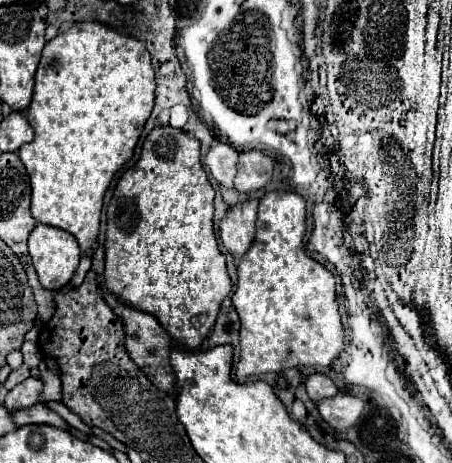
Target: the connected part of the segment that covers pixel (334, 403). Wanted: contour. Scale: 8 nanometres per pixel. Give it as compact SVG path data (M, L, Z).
M337 393L331 399L319 401L317 407L319 407L321 417L333 429L347 431L347 429L351 429L359 421L359 417L361 417L361 413L365 409L365 403L359 397L345 395L345 393Z

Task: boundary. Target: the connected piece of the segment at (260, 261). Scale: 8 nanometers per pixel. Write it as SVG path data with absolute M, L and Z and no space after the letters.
M275 191L259 201L257 231L251 249L239 259L239 283L233 293L233 305L241 319L241 359L237 363L237 381L261 373L279 373L291 367L327 367L345 347L345 331L335 293L335 277L321 263L311 259L303 247L305 237L305 199L297 193Z

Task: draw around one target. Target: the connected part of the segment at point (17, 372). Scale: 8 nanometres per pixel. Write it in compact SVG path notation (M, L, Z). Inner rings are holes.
M21 365L19 369L13 369L13 371L11 371L11 375L9 375L7 381L5 381L5 387L7 387L7 389L13 389L17 383L25 381L27 377L29 377L29 367L27 367L27 365Z

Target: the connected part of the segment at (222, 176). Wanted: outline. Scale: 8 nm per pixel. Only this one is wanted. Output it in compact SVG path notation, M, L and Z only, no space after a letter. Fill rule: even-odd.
M215 141L211 145L211 151L207 153L207 159L205 159L211 175L225 189L233 189L237 161L239 161L239 151L235 151L231 145L221 143L221 141Z

